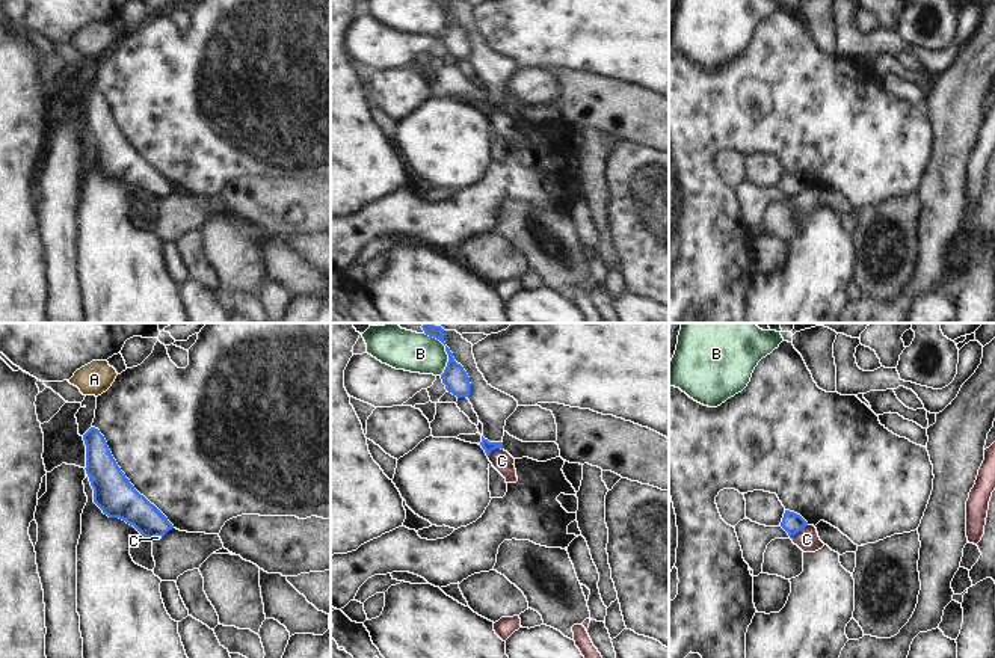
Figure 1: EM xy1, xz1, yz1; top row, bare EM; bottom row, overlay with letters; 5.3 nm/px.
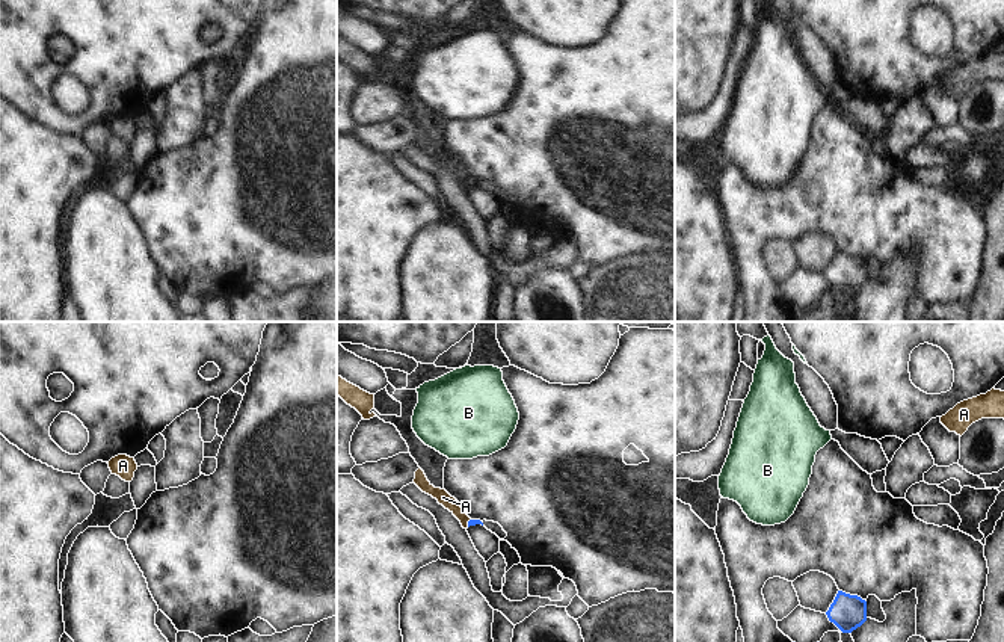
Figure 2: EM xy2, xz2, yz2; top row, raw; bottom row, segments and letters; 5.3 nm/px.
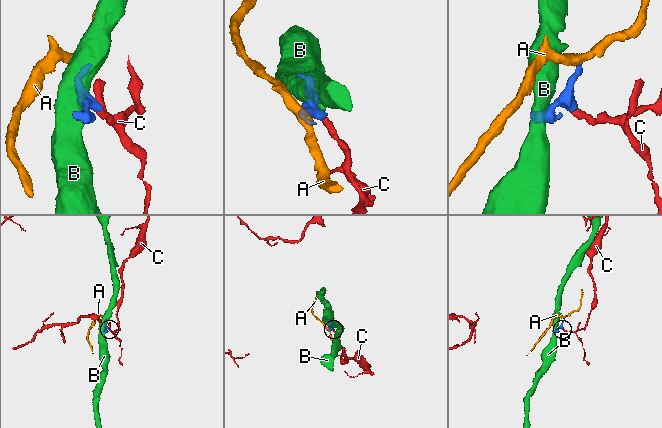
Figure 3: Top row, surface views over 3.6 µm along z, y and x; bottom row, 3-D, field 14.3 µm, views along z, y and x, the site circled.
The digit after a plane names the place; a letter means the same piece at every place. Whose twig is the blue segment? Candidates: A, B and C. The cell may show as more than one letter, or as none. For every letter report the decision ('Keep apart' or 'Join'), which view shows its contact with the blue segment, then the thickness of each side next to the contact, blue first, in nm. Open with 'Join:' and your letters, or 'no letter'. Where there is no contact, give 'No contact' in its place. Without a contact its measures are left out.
Join: no letter
A: Keep apart. Touches blue in xz2. Thickness 30 nm (blue) against 70 nm
B: Keep apart. Touches blue in xz1. Thickness 140 nm (blue) against 220 nm
C: Keep apart. Touches blue in yz1. Thickness 110 nm (blue) against 120 nm.

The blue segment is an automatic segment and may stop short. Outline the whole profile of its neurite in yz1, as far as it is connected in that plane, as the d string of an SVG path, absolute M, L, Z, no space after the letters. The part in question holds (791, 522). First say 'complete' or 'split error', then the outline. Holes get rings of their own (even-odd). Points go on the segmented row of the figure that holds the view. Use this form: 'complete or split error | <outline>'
complete | M785 510L781 527L788 533L788 536L794 536L806 525L808 522L800 515Z

